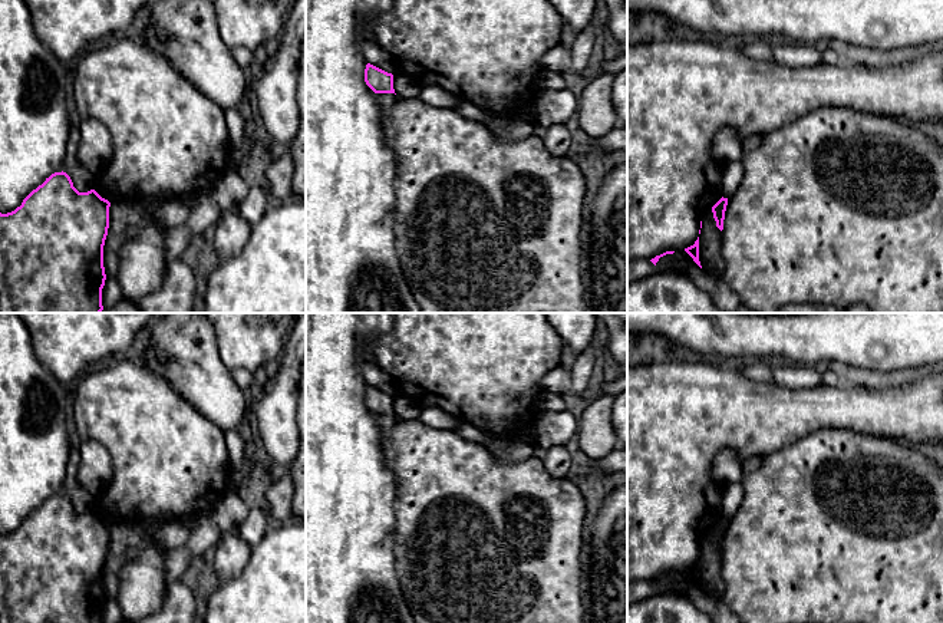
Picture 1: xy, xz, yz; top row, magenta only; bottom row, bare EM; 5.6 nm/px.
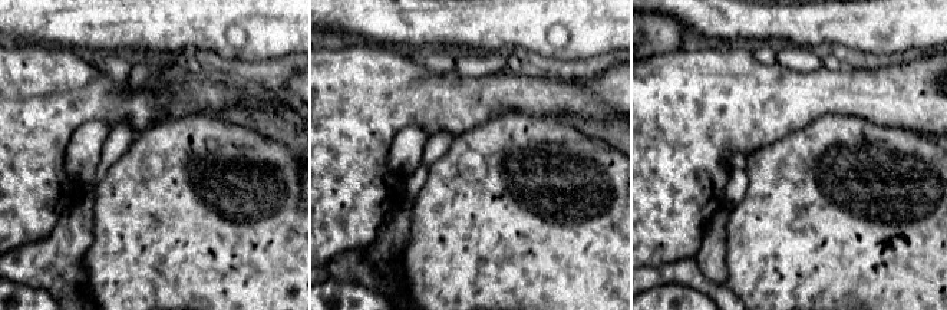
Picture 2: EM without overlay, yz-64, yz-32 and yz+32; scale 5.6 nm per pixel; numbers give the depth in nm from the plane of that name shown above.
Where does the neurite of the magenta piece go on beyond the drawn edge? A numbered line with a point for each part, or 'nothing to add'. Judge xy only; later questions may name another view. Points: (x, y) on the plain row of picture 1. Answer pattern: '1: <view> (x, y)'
nothing to add

